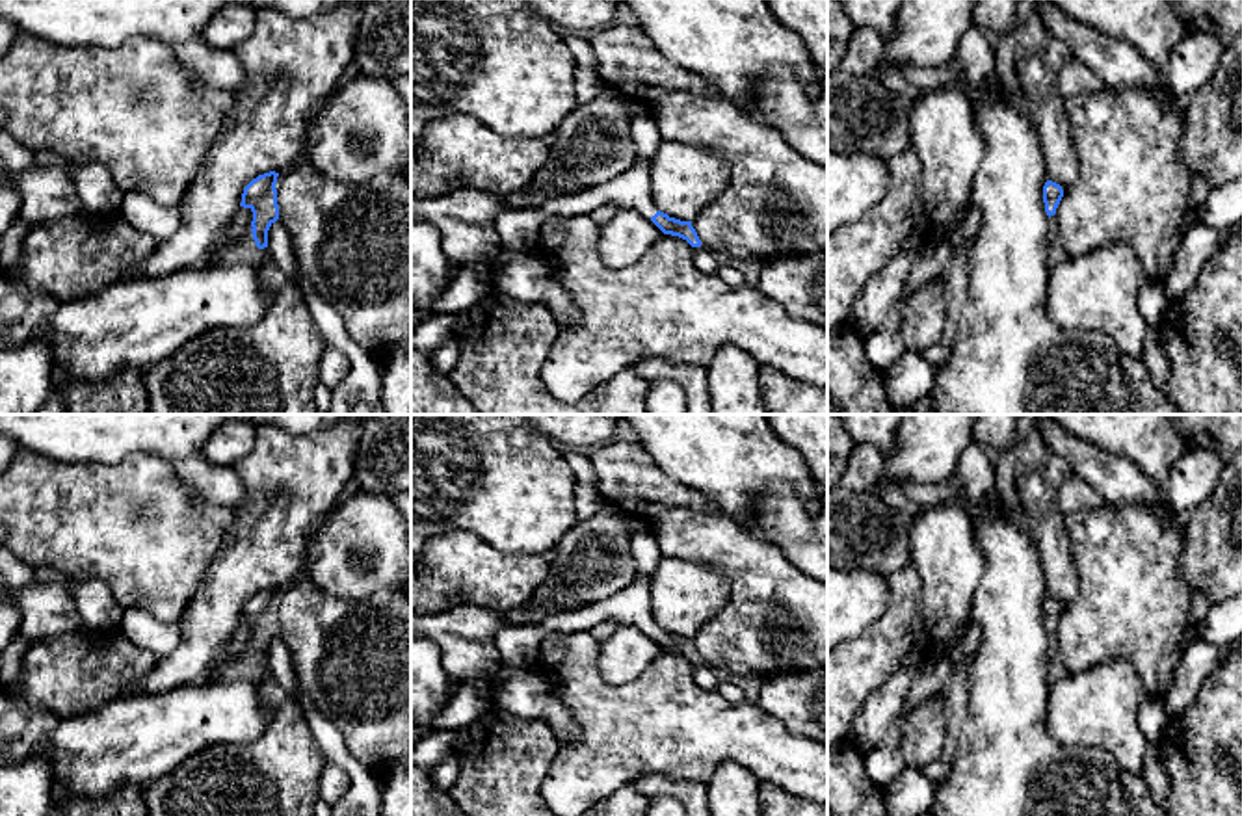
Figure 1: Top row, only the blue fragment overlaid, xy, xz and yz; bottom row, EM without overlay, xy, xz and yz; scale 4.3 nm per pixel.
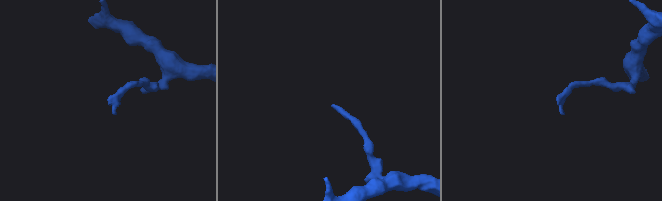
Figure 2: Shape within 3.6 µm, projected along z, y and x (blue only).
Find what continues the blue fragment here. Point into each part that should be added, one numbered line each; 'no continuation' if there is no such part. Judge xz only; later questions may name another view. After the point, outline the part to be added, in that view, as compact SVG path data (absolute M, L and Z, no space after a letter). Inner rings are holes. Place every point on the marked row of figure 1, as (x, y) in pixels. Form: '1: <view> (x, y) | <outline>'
1: xz (517, 229) | M638 158L621 177L578 193L548 199L541 208L508 208L495 217L498 247L508 255L535 253L539 229L550 217L589 216L604 204L628 206L651 219L658 208L649 182L651 160Z

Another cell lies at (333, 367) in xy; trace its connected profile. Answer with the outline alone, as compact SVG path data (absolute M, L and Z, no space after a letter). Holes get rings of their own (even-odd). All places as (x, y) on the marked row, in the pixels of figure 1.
M327 348L318 366L320 381L327 383L329 387L337 387L348 375L348 372L348 357L337 348Z

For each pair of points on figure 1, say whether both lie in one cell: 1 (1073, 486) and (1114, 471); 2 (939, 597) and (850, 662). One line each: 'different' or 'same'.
1: different
2: different

